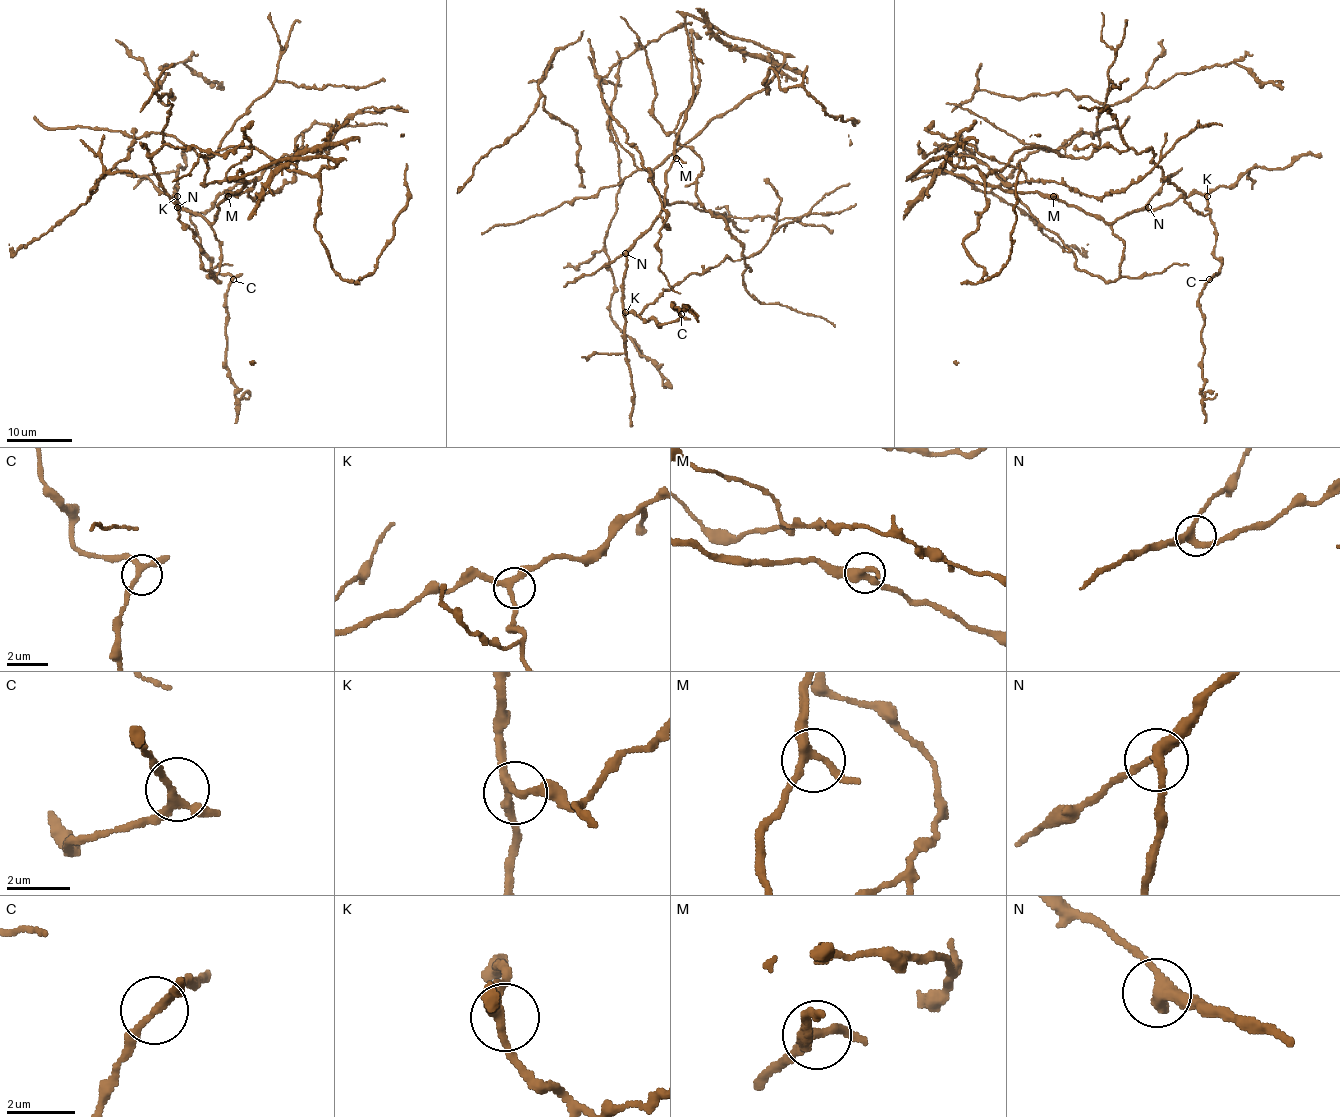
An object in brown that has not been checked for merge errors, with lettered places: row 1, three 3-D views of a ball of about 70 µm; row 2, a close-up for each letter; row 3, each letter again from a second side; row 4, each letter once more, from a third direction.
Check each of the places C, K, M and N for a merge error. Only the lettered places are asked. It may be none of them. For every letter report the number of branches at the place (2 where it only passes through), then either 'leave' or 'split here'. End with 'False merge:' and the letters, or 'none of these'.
C: 3 branches meet; leave
K: 3 branches meet; leave
M: 3 branches meet; leave
N: 3 branches meet; leave
False merge: none of these

